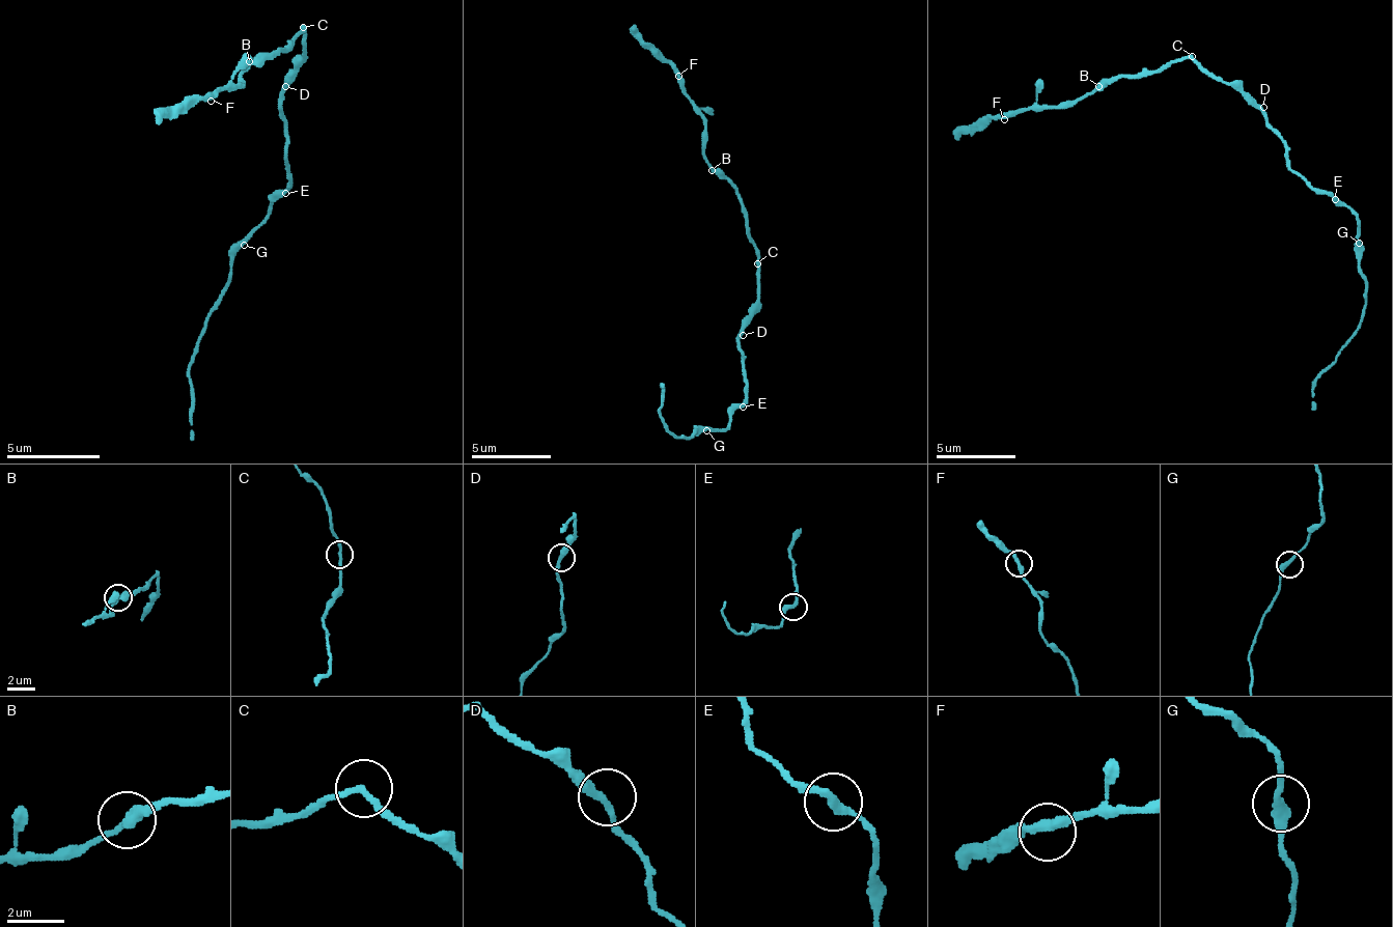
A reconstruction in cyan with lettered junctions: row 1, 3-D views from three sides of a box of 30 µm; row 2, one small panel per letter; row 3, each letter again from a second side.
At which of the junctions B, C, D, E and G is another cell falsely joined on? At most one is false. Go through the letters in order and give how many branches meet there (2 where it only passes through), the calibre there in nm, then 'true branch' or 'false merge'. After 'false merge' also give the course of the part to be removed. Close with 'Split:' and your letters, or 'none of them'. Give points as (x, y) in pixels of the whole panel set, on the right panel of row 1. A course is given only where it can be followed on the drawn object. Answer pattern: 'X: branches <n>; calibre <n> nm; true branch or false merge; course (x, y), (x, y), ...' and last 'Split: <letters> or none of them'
B: branches 2; calibre 320 nm; true branch
C: branches 2; calibre 200 nm; true branch
D: branches 2; calibre 280 nm; true branch
E: branches 2; calibre 320 nm; true branch
G: branches 2; calibre 320 nm; true branch
Split: none of them

